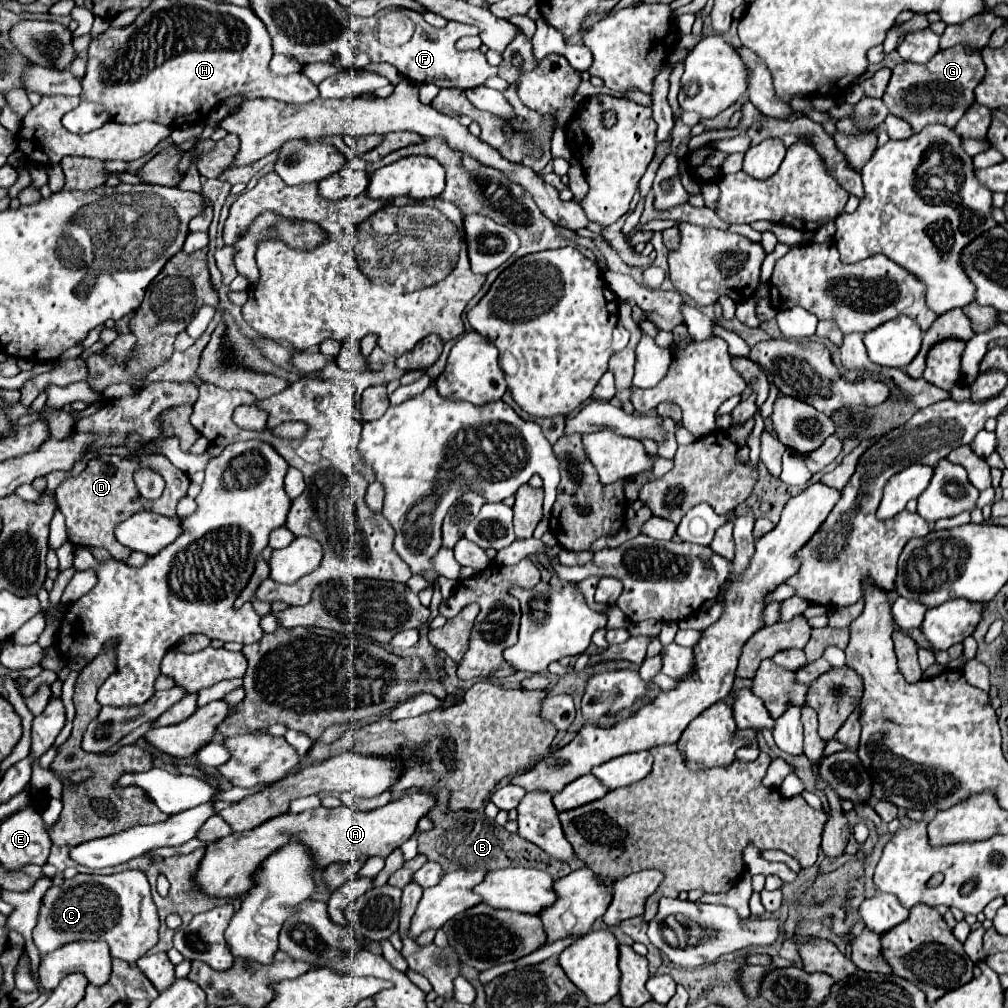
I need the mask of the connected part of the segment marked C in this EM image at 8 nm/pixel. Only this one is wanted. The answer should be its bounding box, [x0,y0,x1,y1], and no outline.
[33,870,159,964]

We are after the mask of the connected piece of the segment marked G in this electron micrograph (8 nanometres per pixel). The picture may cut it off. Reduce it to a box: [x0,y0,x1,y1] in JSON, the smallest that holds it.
[883,46,985,132]

